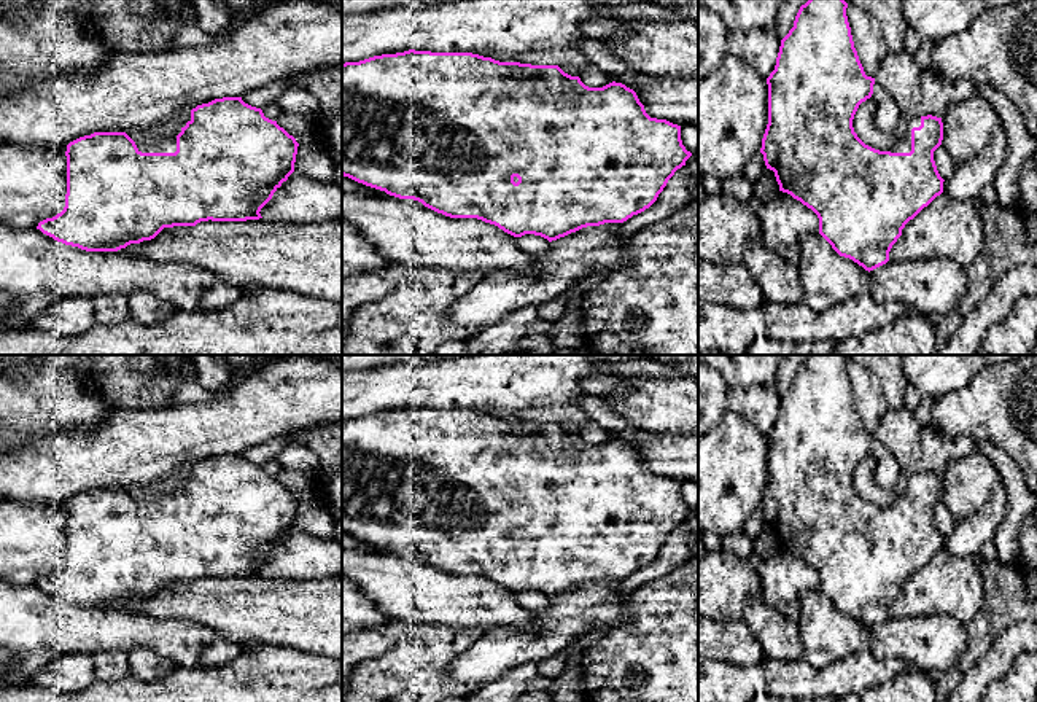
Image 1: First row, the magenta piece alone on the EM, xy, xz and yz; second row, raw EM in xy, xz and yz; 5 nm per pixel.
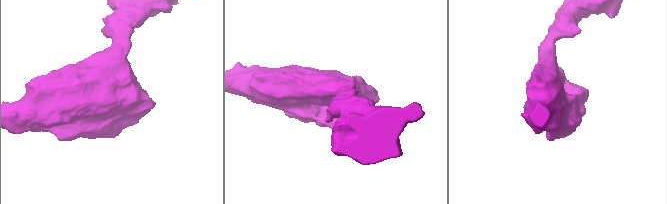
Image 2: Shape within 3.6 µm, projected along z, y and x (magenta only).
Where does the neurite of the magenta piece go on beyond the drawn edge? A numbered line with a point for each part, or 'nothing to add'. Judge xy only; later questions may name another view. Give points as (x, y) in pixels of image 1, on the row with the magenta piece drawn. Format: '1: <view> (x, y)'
1: xy (167, 145)

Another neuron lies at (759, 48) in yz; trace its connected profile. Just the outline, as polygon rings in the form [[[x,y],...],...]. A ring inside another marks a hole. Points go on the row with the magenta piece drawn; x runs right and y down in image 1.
[[[754,27],[728,32],[728,54],[744,60],[765,80],[775,70],[781,38],[776,30]]]

